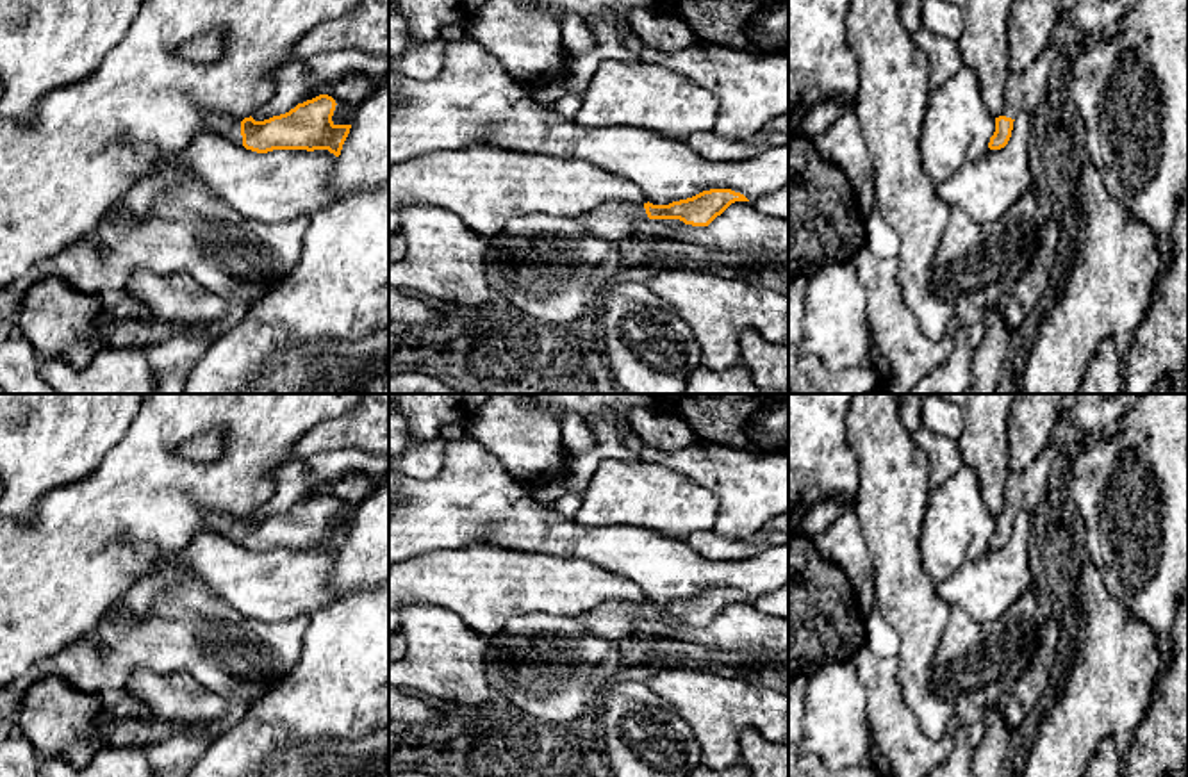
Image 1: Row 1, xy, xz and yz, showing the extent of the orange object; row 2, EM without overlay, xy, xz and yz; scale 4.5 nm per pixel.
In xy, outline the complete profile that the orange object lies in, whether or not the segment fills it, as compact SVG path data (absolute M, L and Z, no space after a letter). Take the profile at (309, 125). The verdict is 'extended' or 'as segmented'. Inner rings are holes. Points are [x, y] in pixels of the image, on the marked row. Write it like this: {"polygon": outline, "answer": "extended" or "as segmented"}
{"polygon": "M319 94L298 103L285 114L264 121L255 121L252 116L239 121L227 114L209 112L205 123L212 132L257 153L328 150L339 157L351 125L335 125L332 121L335 105L332 96Z", "answer": "extended"}

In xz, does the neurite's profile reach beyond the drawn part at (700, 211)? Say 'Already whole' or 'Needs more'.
Needs more

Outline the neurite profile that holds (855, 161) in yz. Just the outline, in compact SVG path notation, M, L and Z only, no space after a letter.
M854 110L842 114L831 128L813 139L813 144L824 159L846 173L854 189L860 216L867 221L878 205L869 176L872 160Z

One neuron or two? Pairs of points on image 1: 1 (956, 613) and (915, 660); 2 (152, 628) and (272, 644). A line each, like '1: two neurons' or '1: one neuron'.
1: two neurons
2: one neuron

